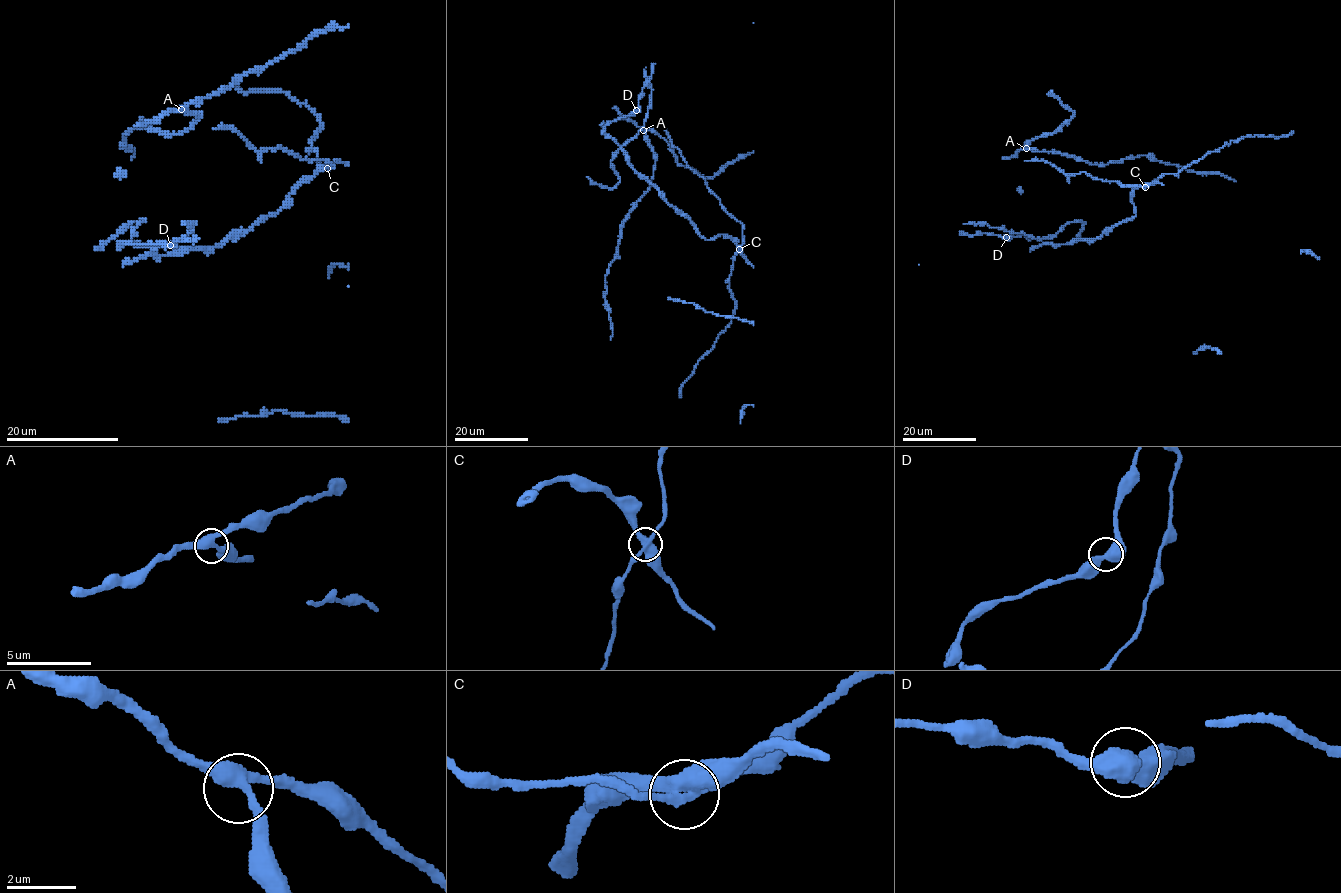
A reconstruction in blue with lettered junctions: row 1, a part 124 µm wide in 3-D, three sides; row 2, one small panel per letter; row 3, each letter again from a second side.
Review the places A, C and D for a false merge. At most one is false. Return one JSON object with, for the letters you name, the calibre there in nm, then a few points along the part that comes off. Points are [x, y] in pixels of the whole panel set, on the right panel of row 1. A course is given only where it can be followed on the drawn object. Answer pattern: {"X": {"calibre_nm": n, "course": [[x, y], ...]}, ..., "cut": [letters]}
{"C": {"calibre_nm": 400, "course": [[1144, 187], [1164, 174], [1178, 173], [1232, 141], [1258, 135], [1278, 138], [1294, 131]]}, "cut": ["C"]}

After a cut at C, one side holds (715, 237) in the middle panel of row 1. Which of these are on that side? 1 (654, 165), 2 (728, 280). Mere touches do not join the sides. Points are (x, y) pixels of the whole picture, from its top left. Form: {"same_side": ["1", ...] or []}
{"same_side": ["1"]}

